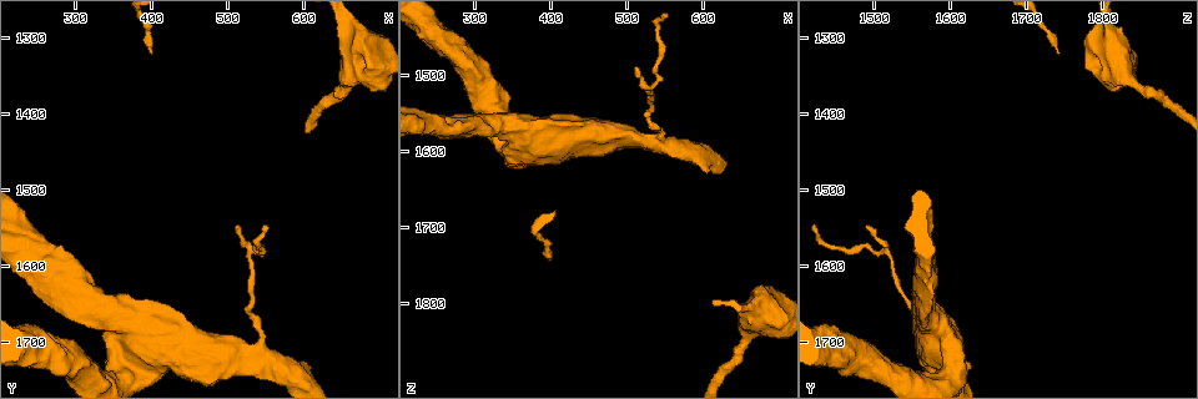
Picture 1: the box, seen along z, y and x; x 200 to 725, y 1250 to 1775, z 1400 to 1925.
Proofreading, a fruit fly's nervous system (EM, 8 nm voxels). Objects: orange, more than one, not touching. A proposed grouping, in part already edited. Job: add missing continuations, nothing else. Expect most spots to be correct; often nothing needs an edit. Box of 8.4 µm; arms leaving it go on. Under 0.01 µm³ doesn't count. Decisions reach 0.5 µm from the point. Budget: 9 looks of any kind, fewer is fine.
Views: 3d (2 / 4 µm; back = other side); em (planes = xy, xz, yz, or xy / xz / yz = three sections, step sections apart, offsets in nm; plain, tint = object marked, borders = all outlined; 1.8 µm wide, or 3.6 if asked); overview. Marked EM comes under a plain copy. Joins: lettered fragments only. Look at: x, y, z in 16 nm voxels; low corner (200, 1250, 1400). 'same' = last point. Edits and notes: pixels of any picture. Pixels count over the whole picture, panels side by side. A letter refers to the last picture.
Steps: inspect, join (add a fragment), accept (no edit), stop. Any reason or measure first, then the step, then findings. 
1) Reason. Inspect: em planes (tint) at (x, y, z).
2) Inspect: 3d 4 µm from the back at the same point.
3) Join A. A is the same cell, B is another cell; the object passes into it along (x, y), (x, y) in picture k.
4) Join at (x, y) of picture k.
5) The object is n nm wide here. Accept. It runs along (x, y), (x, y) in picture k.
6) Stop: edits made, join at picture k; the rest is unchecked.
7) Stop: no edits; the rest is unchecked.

Stops while still wide. Inspect: em 3.6 µm xz step 16 (tint) at (675, 1305, 1780).

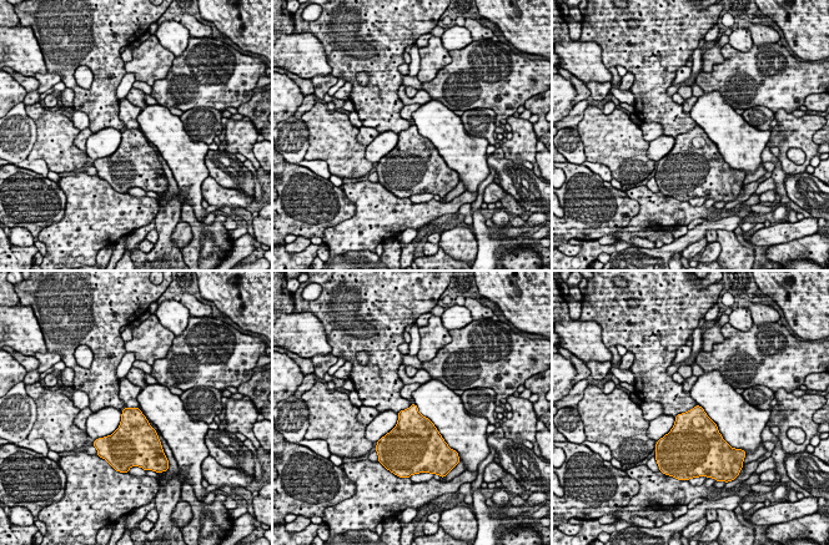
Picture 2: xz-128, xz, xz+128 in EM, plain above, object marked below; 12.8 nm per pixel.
See the neighbours. Inspect: em 3.6 µm xz step 16 (borders) at the same point.

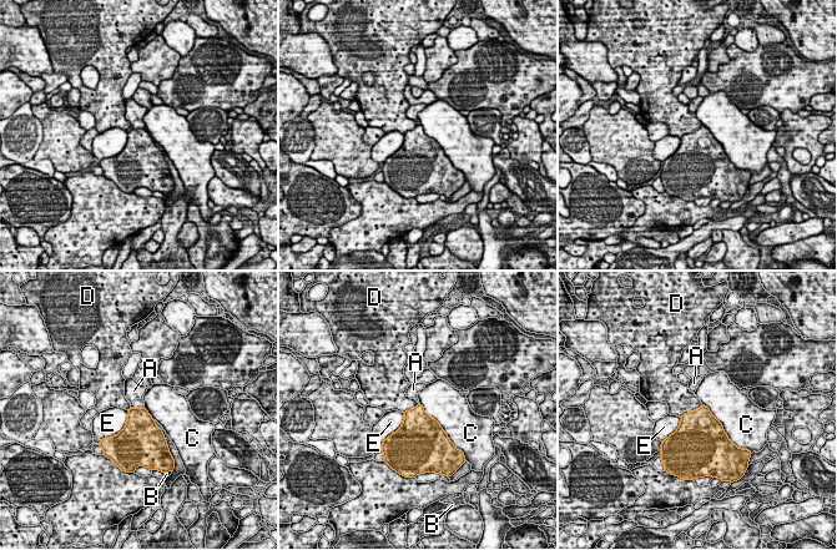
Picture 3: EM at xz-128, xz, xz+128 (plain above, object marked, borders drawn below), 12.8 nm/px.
The longest contact is with C, 650 nm. Accept. A, B, C, D and E are other cells; a border runs along (701, 404), (680, 417) in picture 3; no lettered fragment goes on from it.

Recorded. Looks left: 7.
Free end. Inspect: em xy step 8 (borders) at (510, 1550, 1490).

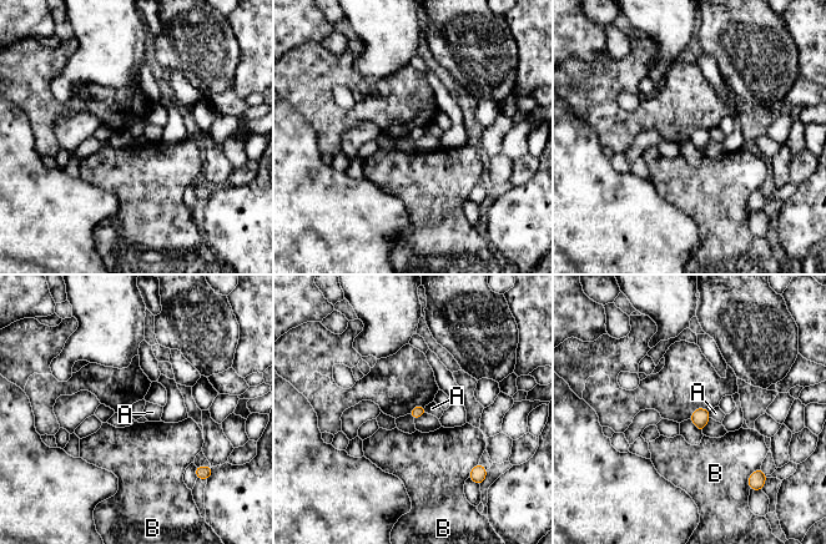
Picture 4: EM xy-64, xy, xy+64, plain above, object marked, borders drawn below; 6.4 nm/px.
Inspect: em planes (borders) at the same point.

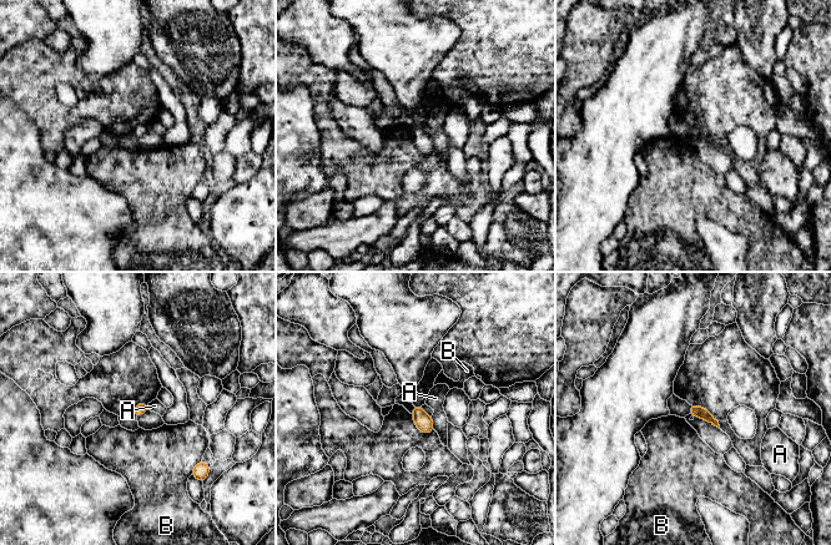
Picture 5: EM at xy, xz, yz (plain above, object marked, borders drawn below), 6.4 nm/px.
Accept. A and B are other cells; a border runs along (431, 417), (434, 429) in picture 5; none of them fits.

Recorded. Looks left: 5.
Sudden change in width. Inspect: em 3.6 µm planes (borders) at (535, 1680, 1570).

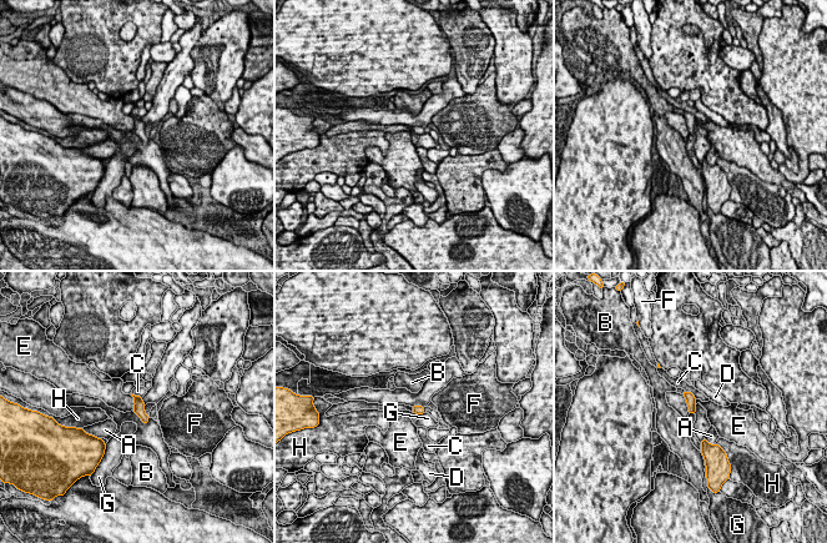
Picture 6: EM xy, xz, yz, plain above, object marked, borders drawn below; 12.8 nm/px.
Accept. A, B, C, D, E, F, G and H are other cells; a border runs along (130, 395), (134, 410) in picture 6; none of them fits.

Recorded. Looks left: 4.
An open end. Inspect: em planes (borders) at (290, 1665, 1570).

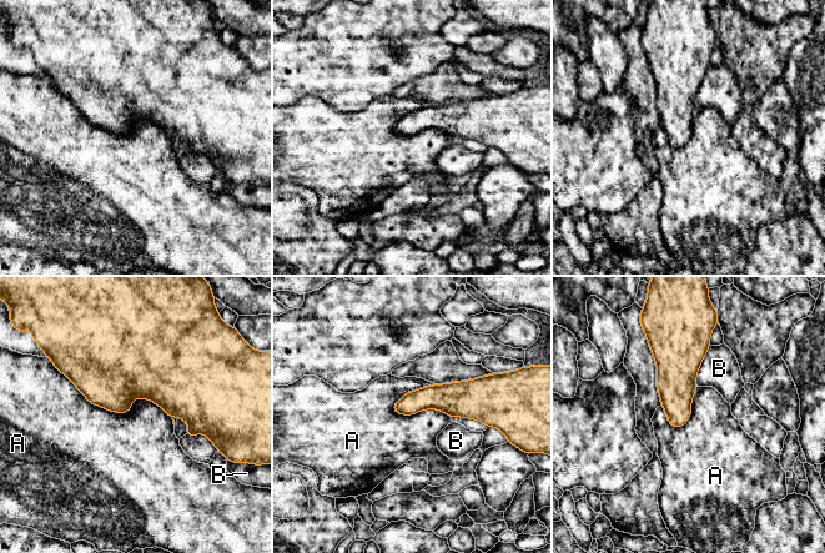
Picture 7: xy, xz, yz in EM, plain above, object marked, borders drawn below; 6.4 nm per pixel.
The longest contact is with A, 800 nm. Accept. A and B are other cells; no lettered fragment goes on from it.

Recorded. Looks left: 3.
Stop: no edits; the rest is unchecked.

